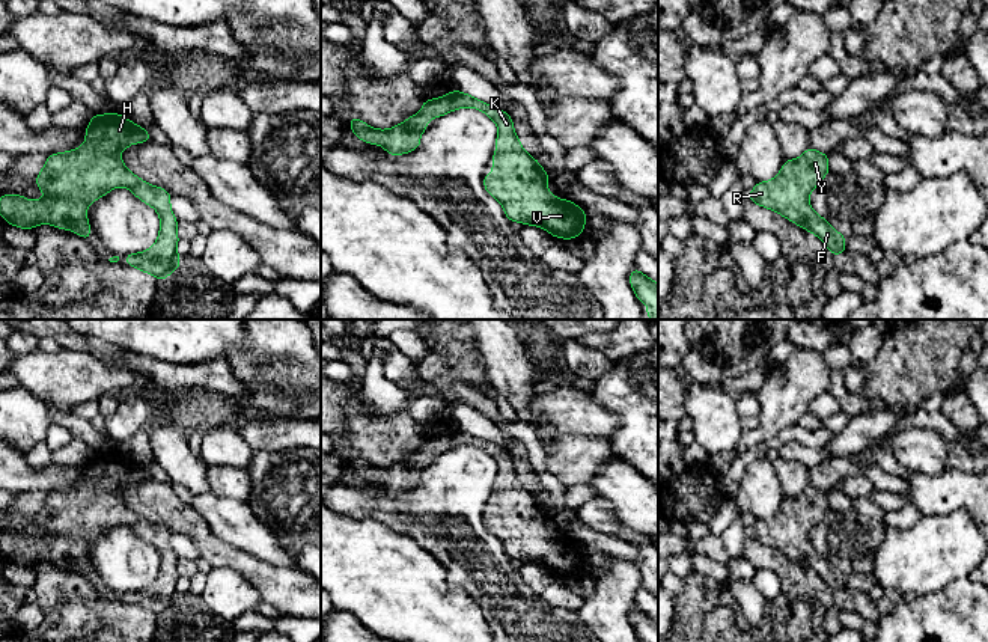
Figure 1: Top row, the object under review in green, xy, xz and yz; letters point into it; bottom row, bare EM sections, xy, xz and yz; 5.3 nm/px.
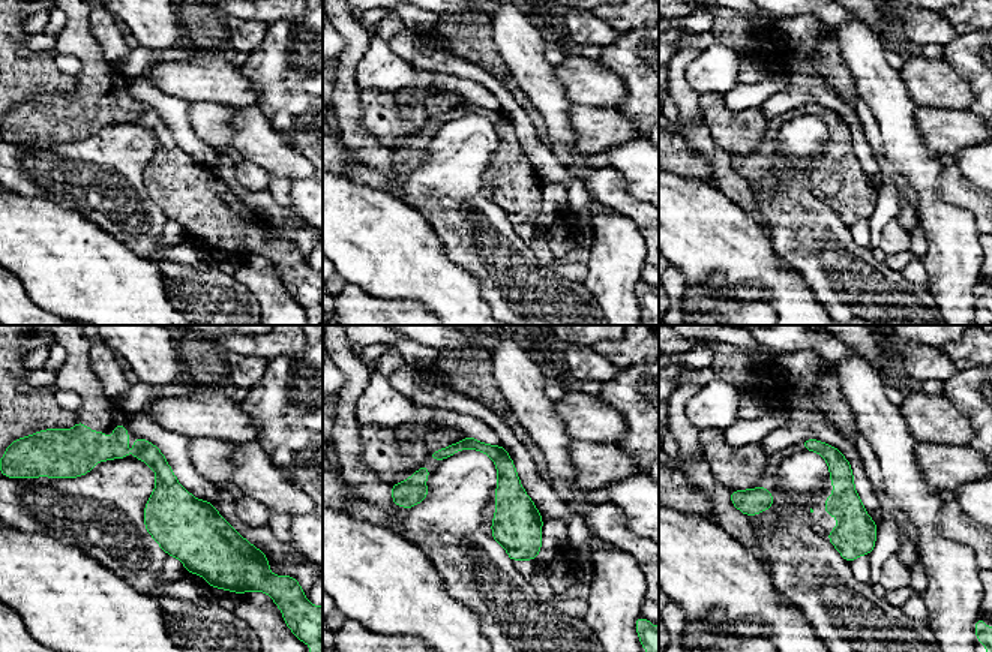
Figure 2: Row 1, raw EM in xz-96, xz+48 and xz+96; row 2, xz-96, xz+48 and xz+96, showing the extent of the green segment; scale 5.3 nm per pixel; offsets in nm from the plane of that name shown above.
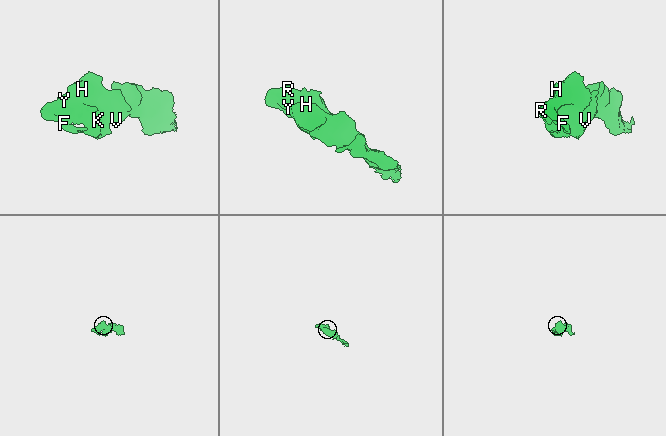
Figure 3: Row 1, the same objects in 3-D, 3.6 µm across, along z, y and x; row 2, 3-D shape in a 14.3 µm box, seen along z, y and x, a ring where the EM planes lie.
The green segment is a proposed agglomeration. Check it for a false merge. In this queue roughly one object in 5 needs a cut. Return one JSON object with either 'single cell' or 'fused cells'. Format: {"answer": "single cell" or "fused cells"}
{"answer": "single cell"}

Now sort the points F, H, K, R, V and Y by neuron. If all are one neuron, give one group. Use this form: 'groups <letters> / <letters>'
groups F H K R V Y

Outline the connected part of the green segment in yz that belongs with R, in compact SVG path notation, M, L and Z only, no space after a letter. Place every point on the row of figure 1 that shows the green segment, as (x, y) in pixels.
M809 146L797 160L786 160L774 179L756 182L749 199L815 234L836 256L845 253L845 237L809 203L810 191L828 172L828 154L821 154Z

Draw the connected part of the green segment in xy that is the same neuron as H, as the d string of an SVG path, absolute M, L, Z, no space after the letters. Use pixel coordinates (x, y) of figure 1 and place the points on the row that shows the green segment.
M93 115L86 127L86 142L72 151L47 157L35 179L44 191L42 200L17 194L0 196L0 216L23 229L53 225L69 229L89 241L87 206L116 187L130 188L136 197L155 208L161 226L157 243L140 253L125 256L127 265L164 280L181 267L178 258L178 220L170 209L170 193L131 173L119 152L133 143L151 140L149 133L117 115Z

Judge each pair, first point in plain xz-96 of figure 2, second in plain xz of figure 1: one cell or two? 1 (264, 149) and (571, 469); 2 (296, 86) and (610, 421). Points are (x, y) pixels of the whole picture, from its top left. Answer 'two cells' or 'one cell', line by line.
1: two cells
2: two cells

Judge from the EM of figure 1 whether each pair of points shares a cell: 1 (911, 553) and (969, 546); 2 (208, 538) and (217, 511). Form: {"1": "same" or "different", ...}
{"1": "same", "2": "different"}

